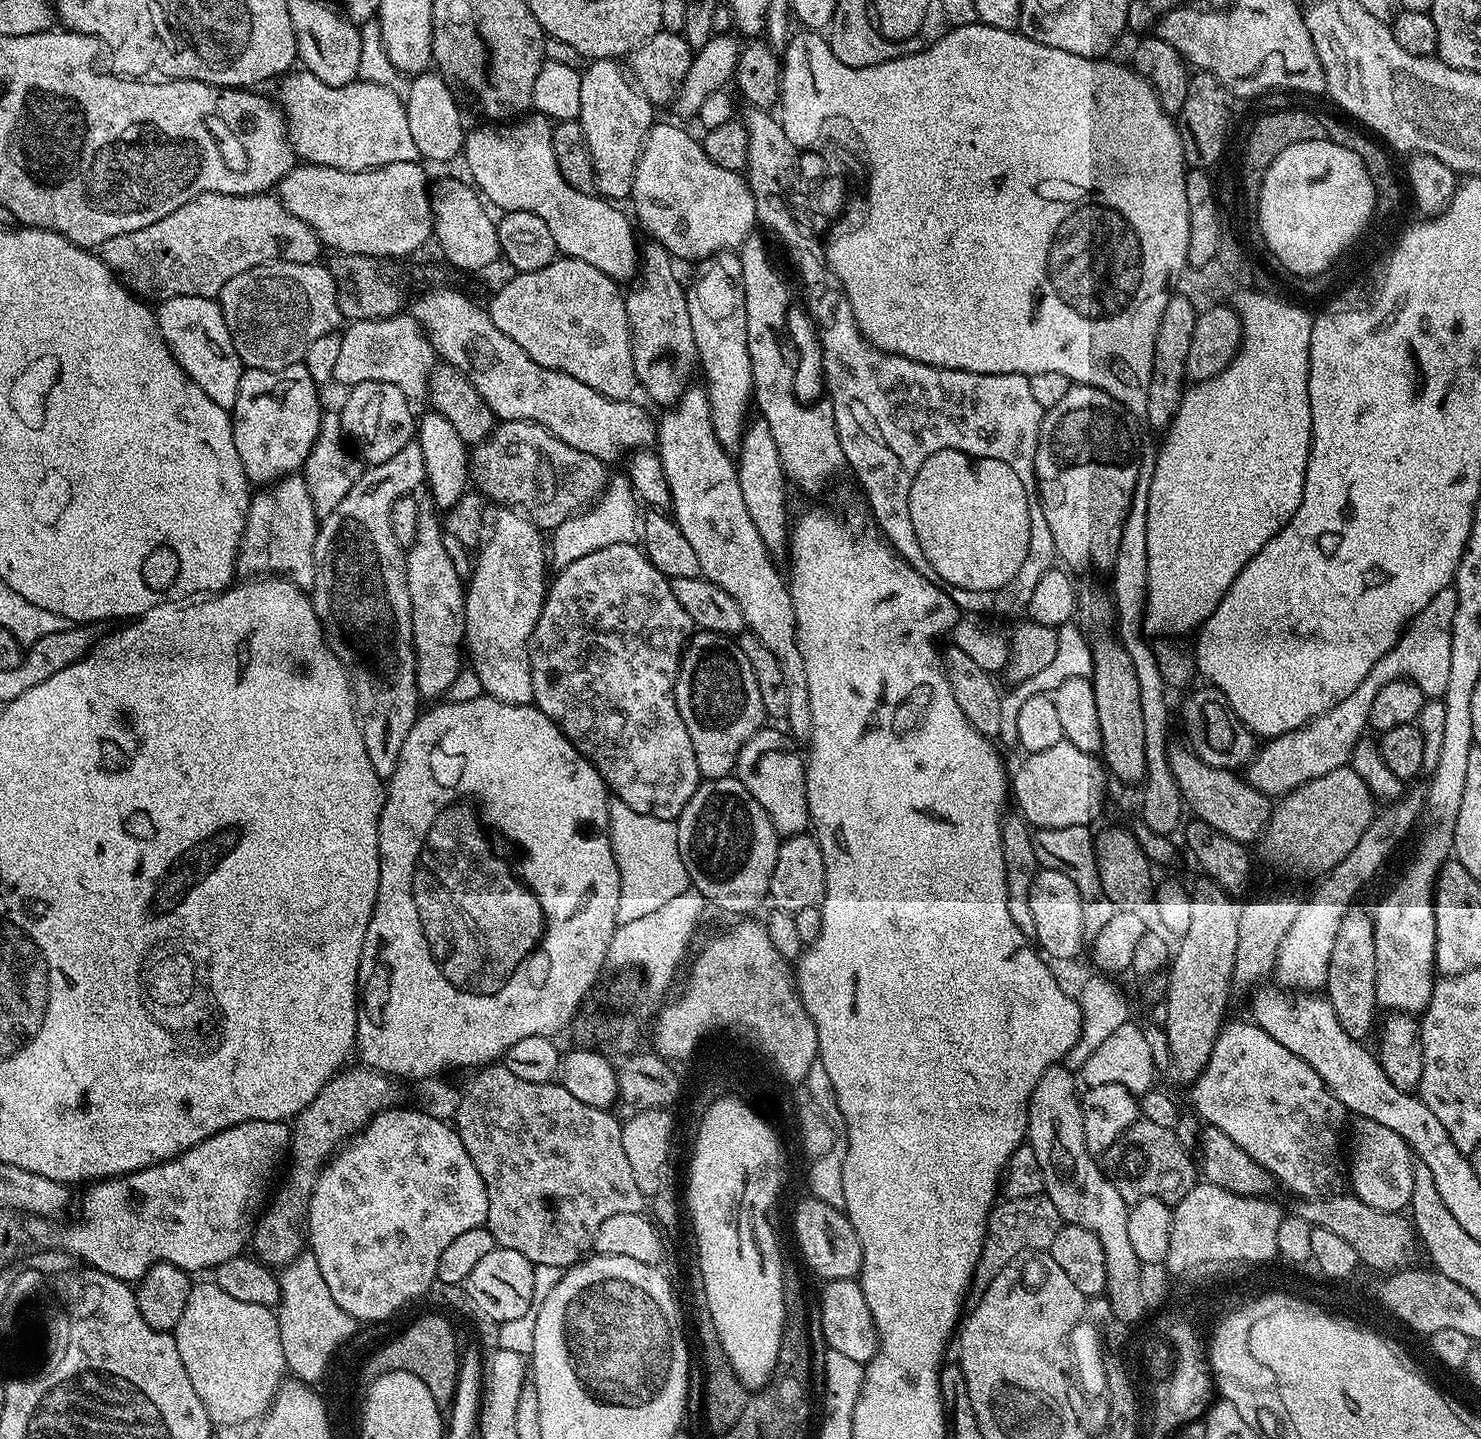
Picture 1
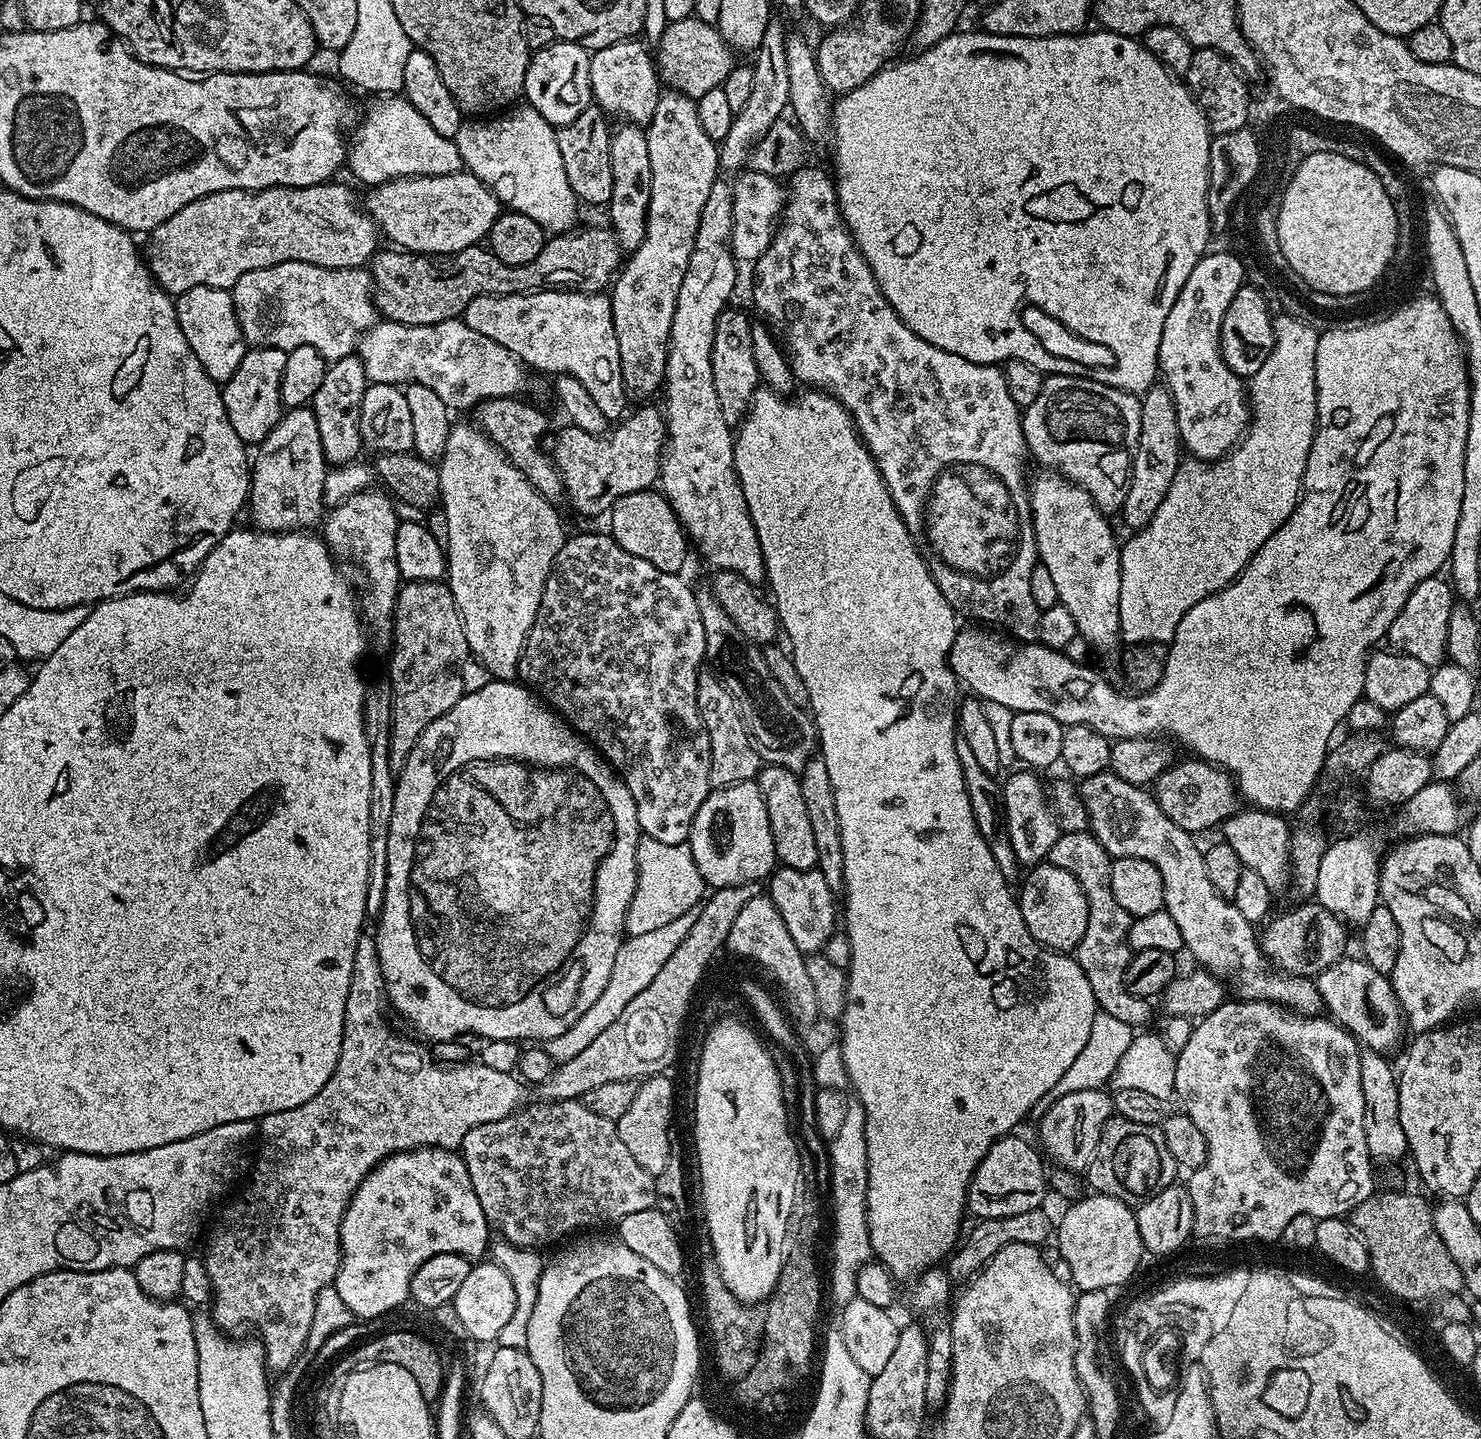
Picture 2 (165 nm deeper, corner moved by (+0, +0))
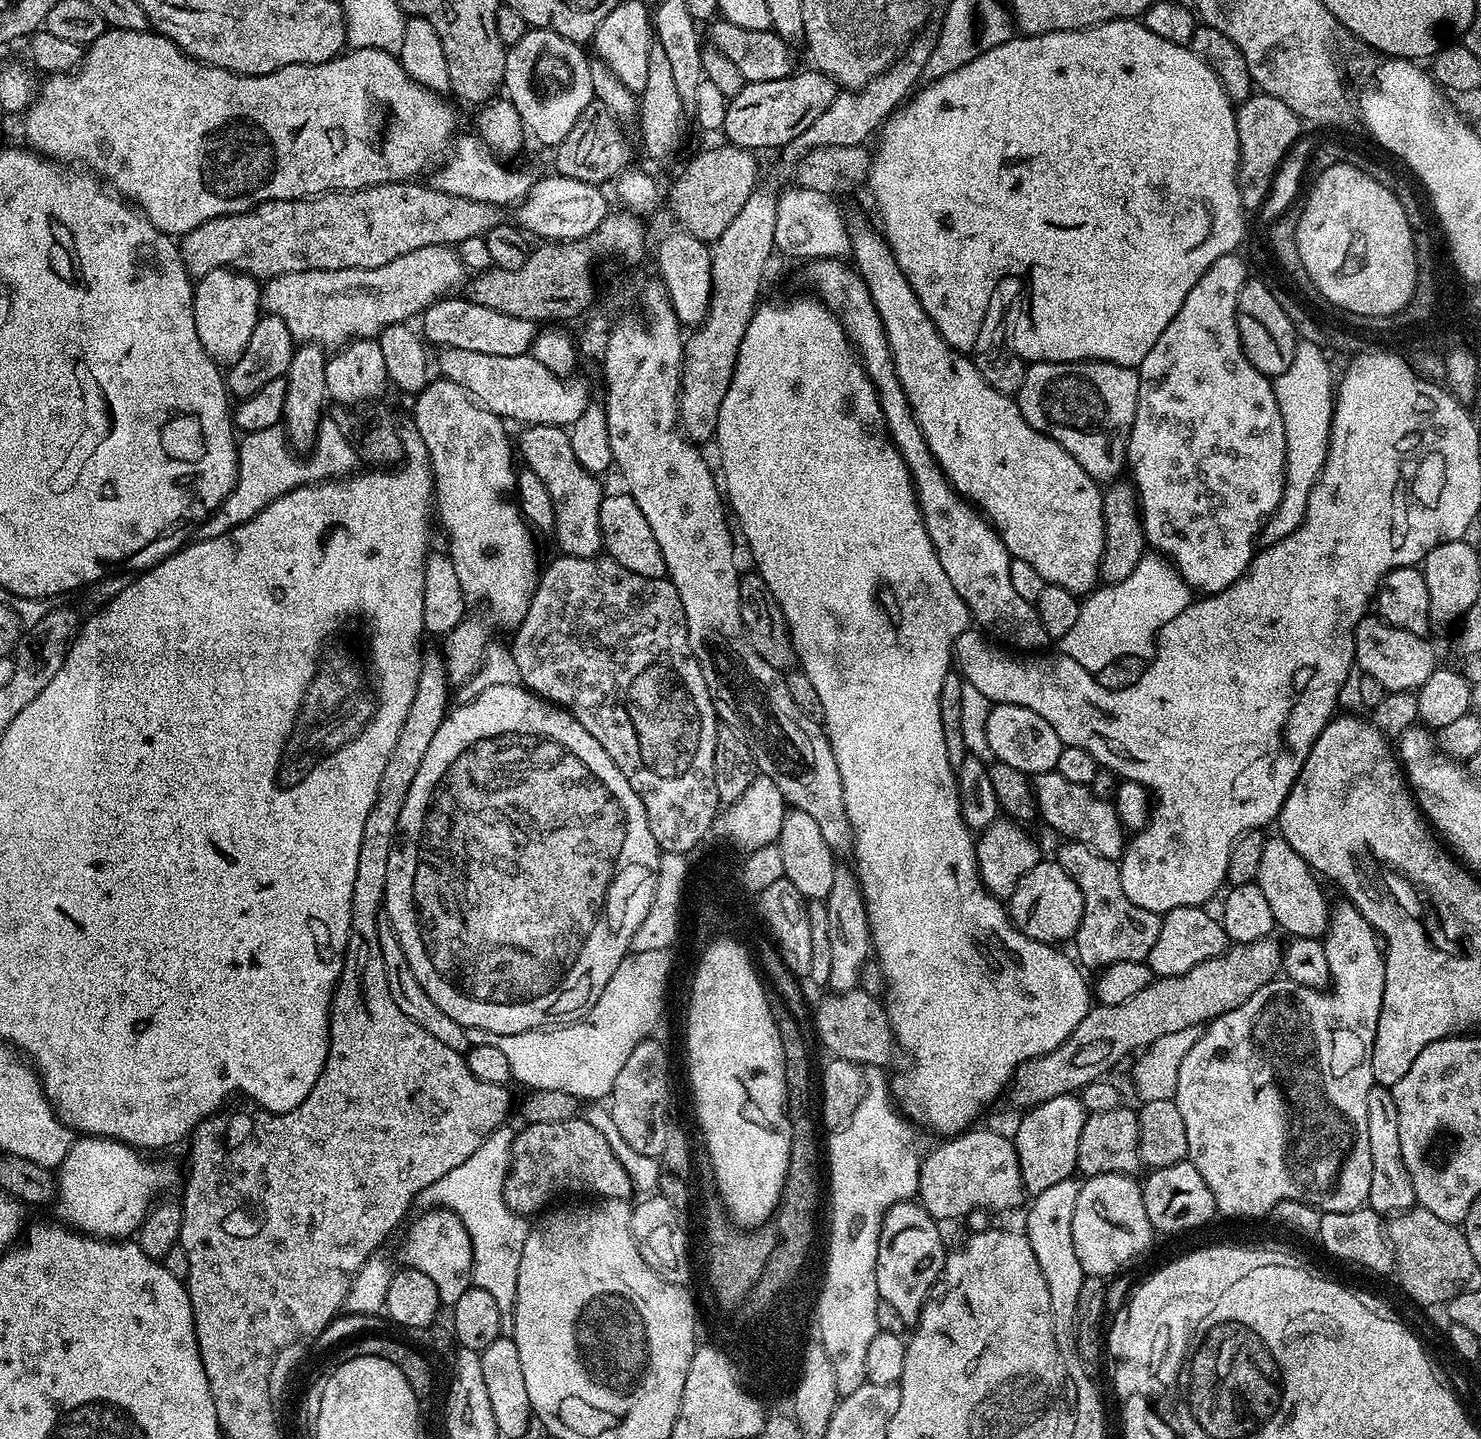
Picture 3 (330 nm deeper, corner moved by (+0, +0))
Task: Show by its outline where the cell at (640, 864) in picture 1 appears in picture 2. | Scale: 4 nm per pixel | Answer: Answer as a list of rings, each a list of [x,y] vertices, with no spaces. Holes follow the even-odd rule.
[[[641,835],[636,859],[636,889],[624,919],[624,931],[628,936],[662,930],[666,922],[682,918],[686,910],[697,907],[705,896],[706,885],[702,874],[698,874],[698,866],[694,866],[694,854],[688,843],[667,844]]]

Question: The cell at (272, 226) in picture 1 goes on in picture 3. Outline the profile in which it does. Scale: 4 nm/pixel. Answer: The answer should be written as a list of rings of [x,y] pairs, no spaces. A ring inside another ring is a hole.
[[[420,182],[379,184],[353,192],[330,191],[303,200],[268,200],[250,212],[210,218],[179,241],[180,257],[193,278],[210,274],[210,270],[230,268],[233,272],[244,272],[267,282],[274,276],[291,272],[386,266],[386,262],[394,262],[394,258],[410,254],[410,250],[422,250],[422,246],[460,246],[463,240],[472,240],[475,236],[483,238],[502,222],[501,209],[497,205],[474,202],[470,198],[446,194],[427,183],[416,183]]]

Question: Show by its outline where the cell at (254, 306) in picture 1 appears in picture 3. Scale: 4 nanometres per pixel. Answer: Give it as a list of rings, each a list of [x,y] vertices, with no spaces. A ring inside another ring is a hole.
[[[439,244],[438,246],[422,246],[422,250],[410,250],[410,254],[402,254],[398,258],[394,258],[394,262],[386,262],[386,266],[374,266],[373,268],[347,268],[346,270],[306,270],[305,272],[291,272],[290,274],[282,274],[274,276],[267,281],[260,289],[260,307],[267,315],[282,318],[282,322],[286,324],[286,330],[290,330],[293,341],[311,342],[319,344],[325,350],[339,350],[345,344],[352,343],[353,340],[362,340],[365,338],[379,337],[381,330],[391,324],[403,324],[411,321],[411,316],[419,317],[424,309],[429,308],[435,300],[447,297],[456,287],[463,285],[466,280],[464,276],[464,264],[460,261],[460,256],[455,247],[447,244]]]

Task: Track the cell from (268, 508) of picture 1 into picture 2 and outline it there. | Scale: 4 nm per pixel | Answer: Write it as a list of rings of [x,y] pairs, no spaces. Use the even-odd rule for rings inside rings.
[[[311,407],[287,409],[274,430],[255,449],[250,464],[246,512],[252,515],[256,523],[253,525],[262,532],[315,529],[326,512],[324,483],[329,471]]]

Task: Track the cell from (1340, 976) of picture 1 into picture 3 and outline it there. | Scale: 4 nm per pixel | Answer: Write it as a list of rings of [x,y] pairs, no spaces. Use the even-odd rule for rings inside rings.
[[[1374,1086],[1366,1098],[1366,1130],[1370,1130],[1370,1194],[1367,1207],[1379,1212],[1381,1217],[1388,1218],[1393,1214],[1403,1214],[1416,1204],[1414,1182],[1410,1182],[1410,1170],[1402,1158],[1402,1141],[1398,1139],[1398,1106],[1394,1106],[1391,1091]]]

